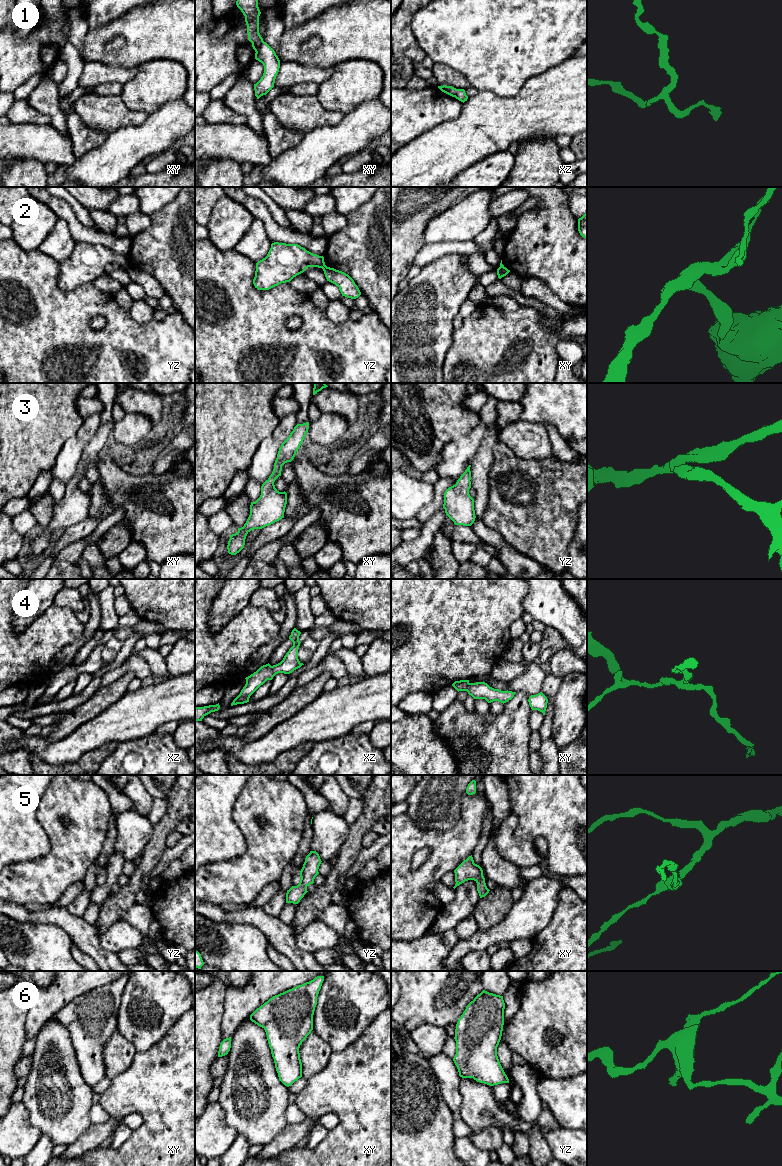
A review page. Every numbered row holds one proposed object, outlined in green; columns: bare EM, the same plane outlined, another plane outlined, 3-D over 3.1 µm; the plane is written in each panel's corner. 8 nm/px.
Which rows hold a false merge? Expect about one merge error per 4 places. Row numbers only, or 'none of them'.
1, 2

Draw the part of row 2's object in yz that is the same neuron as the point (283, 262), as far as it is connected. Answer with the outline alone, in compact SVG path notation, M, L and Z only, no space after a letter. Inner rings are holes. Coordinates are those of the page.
M274 242L265 258L256 263L253 284L258 290L269 290L290 282L308 267L325 268L324 257L298 244Z

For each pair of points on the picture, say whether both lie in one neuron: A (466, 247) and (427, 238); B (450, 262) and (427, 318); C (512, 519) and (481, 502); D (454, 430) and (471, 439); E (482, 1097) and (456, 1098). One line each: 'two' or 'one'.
A: two
B: one
C: two
D: two
E: two

